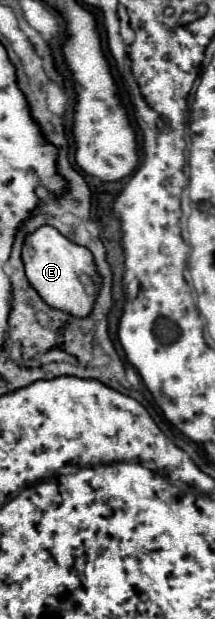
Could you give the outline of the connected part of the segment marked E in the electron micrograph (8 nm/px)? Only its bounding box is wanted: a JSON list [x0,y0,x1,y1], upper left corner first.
[22,224,100,316]

